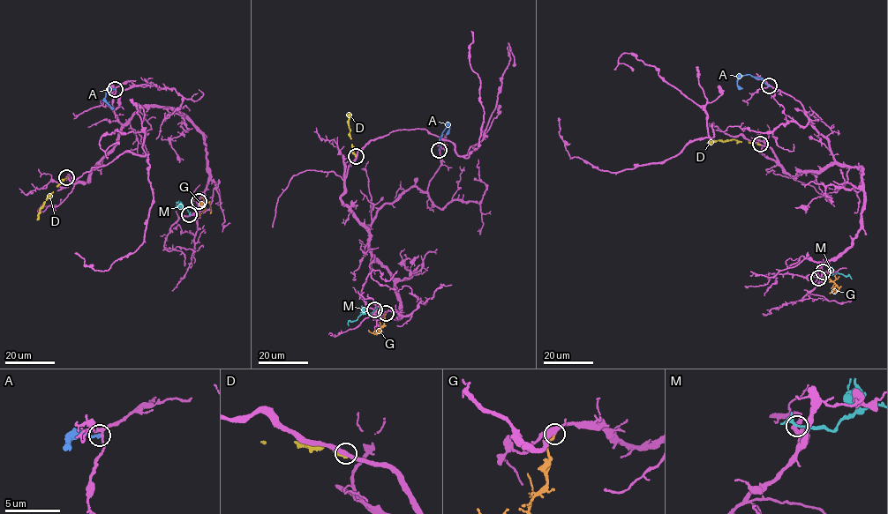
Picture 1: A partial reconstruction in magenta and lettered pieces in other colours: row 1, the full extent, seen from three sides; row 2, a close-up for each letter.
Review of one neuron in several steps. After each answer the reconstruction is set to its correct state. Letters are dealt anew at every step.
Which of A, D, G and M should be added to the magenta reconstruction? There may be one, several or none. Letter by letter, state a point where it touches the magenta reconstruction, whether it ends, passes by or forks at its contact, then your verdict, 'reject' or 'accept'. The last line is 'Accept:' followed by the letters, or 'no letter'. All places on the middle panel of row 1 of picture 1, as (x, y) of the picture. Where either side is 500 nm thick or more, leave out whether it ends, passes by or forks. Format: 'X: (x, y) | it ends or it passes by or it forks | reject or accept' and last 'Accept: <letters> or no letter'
A: (439, 150) | it ends | reject
D: (356, 156) | it ends | reject
G: (386, 313) | it ends | accept
M: (374, 309) | it passes by | reject
Accept: G

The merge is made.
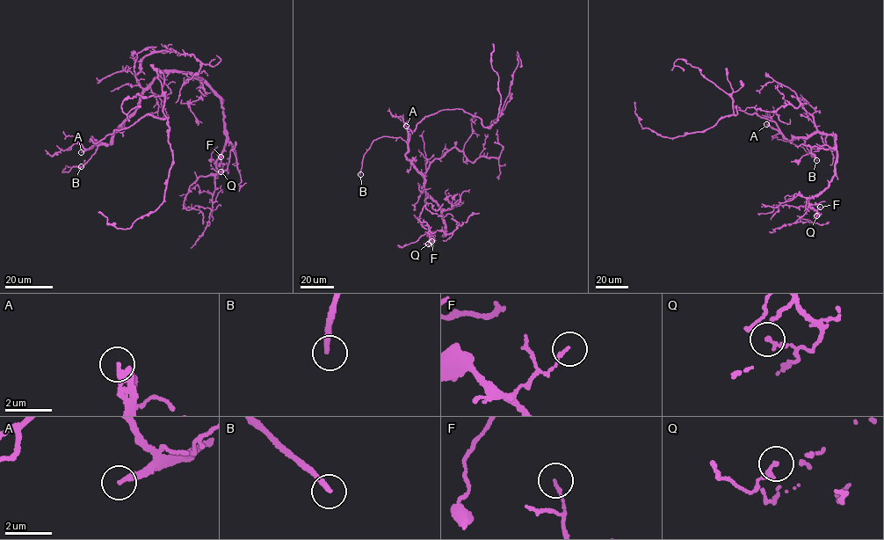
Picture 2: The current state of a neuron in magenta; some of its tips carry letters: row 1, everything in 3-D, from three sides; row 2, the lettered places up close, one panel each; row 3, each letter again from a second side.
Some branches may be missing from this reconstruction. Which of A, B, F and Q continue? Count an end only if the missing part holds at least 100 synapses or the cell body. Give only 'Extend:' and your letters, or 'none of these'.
Extend: A, B

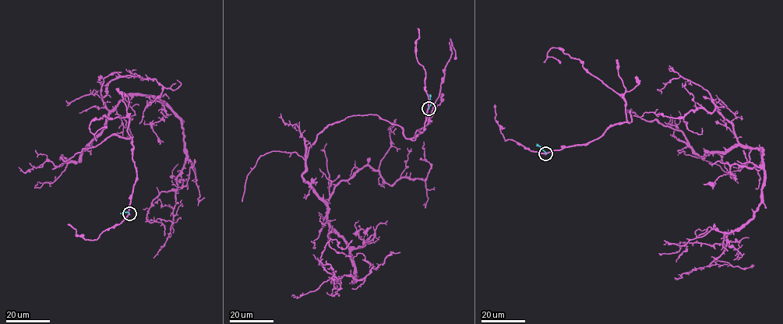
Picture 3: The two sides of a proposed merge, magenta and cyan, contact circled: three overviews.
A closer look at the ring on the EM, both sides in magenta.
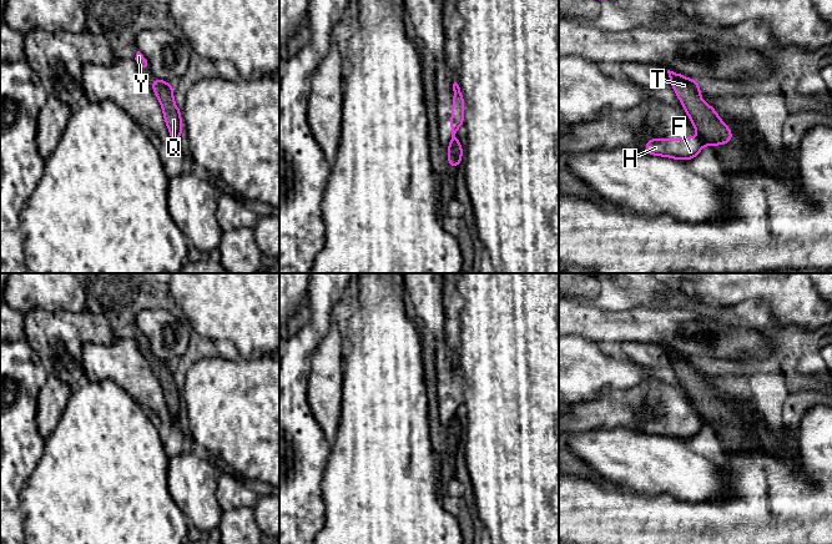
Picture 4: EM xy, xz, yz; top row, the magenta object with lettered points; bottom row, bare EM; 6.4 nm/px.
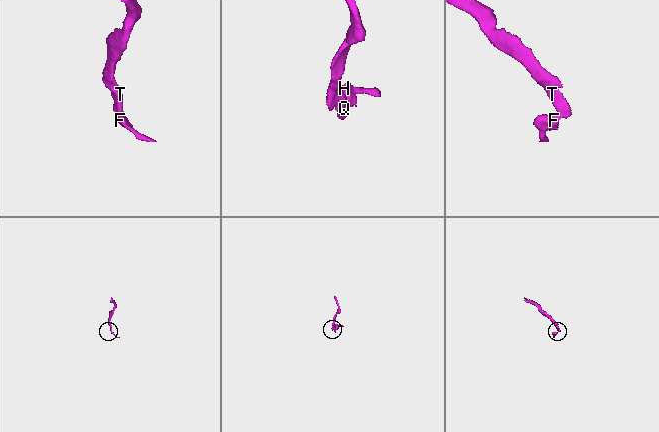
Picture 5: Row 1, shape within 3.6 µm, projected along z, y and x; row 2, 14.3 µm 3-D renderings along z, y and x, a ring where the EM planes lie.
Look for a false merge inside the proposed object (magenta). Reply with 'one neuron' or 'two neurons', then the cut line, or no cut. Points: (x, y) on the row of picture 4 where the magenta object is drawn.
two neurons; cut yz (700, 135), (706, 144)

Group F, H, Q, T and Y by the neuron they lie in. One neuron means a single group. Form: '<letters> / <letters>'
F H / Q T Y

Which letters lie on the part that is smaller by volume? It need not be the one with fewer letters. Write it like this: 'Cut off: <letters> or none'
Cut off: F, H

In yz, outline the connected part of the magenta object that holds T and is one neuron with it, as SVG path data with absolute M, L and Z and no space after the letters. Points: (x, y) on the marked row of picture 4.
M670 70L667 74L676 96L706 145L721 146L733 141L730 127L717 116L716 110L701 99L700 82Z

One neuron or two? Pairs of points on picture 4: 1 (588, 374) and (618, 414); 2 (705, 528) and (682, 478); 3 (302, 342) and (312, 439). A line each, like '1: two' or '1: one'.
1: two
2: two
3: one

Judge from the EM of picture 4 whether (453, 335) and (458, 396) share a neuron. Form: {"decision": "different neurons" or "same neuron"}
{"decision": "same neuron"}

